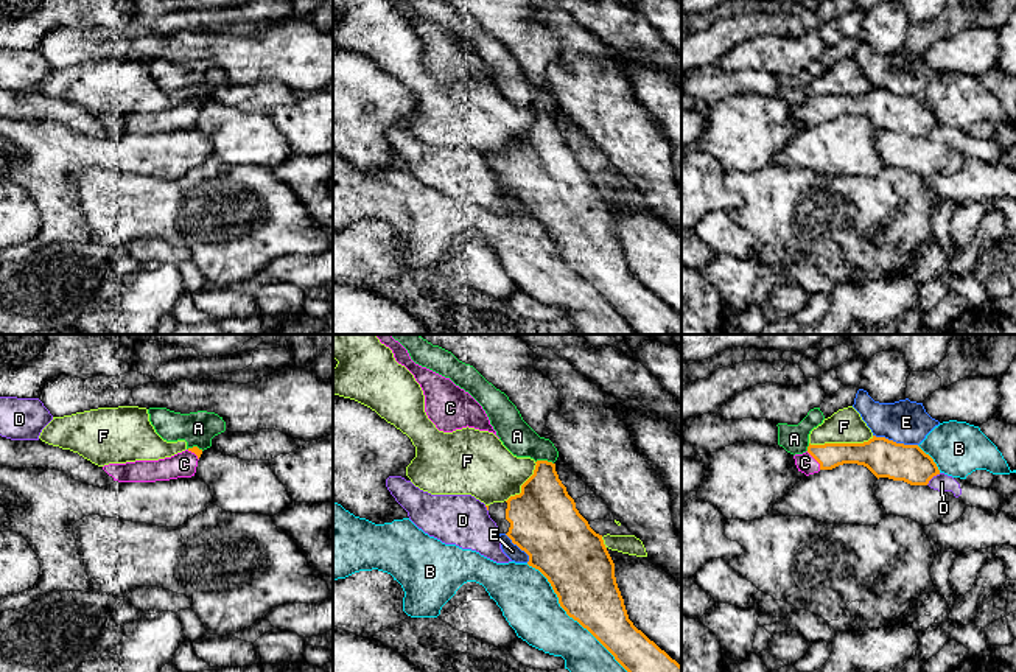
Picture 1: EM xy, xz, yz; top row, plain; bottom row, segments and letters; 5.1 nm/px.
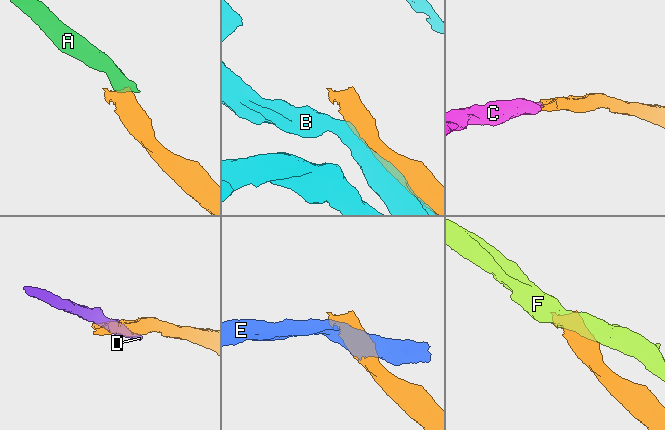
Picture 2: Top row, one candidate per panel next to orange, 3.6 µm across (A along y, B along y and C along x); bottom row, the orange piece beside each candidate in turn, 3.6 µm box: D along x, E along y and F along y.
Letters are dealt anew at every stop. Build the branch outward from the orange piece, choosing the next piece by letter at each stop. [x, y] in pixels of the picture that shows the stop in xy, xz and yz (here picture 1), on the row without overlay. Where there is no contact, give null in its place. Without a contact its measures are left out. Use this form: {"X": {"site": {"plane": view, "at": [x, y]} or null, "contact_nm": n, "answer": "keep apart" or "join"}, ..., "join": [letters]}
{"A": {"site": {"plane": "xz", "at": [545, 112]}, "contact_nm": 100, "answer": "keep apart"}, "B": {"site": {"plane": "xz", "at": [576, 271]}, "contact_nm": 850, "answer": "keep apart"}, "C": {"site": {"plane": "yz", "at": [816, 111]}, "contact_nm": 120, "answer": "join"}, "D": {"site": {"plane": "yz", "at": [932, 128]}, "contact_nm": 100, "answer": "keep apart"}, "E": {"site": {"plane": "yz", "at": [895, 94]}, "contact_nm": 240, "answer": "keep apart"}, "F": {"site": {"plane": "yz", "at": [840, 95]}, "contact_nm": 340, "answer": "keep apart"}, "join": ["C"]}

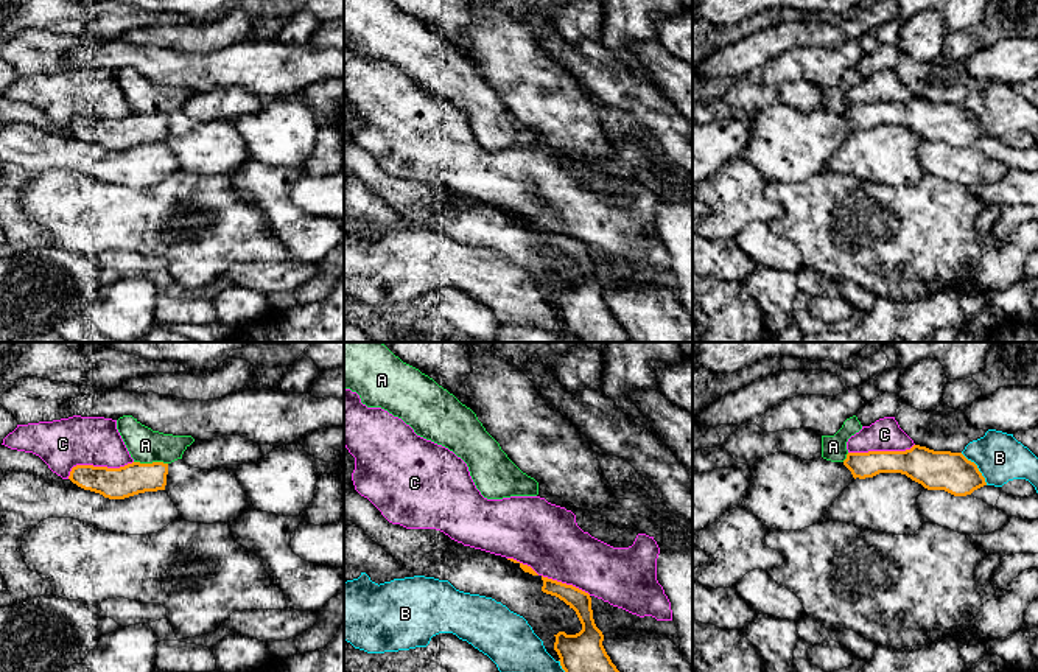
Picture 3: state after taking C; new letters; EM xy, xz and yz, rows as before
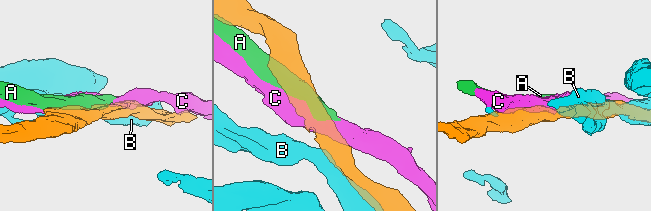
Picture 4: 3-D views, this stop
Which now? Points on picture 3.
{"A": {"site": {"plane": "xy", "at": [153, 114]}, "contact_nm": 180, "answer": "keep apart"}, "B": {"site": {"plane": "yz", "at": [976, 118]}, "contact_nm": 220, "answer": "keep apart"}, "C": {"site": {"plane": "xy", "at": [97, 118]}, "contact_nm": 360, "answer": "keep apart"}, "join": []}

